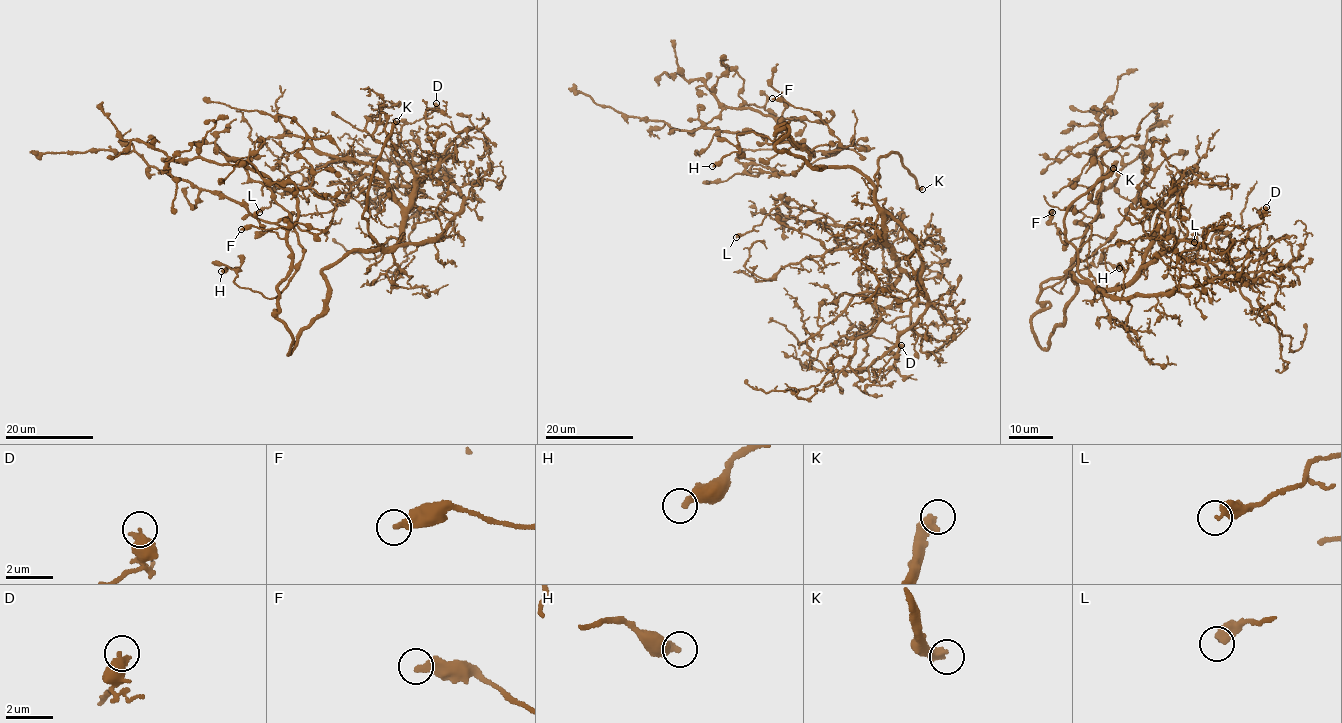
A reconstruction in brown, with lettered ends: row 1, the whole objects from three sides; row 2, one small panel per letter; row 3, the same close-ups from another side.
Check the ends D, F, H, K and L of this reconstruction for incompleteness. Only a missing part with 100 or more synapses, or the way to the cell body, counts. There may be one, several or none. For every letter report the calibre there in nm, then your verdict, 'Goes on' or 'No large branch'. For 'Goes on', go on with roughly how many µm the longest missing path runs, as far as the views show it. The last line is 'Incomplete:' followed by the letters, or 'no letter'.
D: Thickness 480 nm. No large branch
F: Thickness 420 nm. No large branch
H: Thickness 400 nm. No large branch
K: Thickness 440 nm. Goes on. Missing length about 45 µm
L: Thickness 400 nm. No large branch
Incomplete: K

